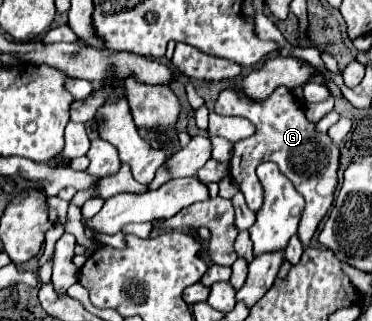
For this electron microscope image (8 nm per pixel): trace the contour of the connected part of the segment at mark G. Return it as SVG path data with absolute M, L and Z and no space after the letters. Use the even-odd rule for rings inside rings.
M279 86L273 90L271 96L265 100L251 100L241 90L227 88L219 94L219 100L215 102L215 112L219 116L243 116L255 124L255 134L251 138L245 138L235 144L233 156L231 156L231 176L237 180L239 190L243 192L247 206L257 212L263 206L263 186L257 180L255 168L261 162L275 162L285 178L289 178L297 192L305 198L305 210L299 222L299 240L303 246L309 246L311 238L317 232L319 222L327 214L333 194L337 188L337 170L339 170L339 152L337 146L329 140L327 134L315 134L315 124L311 124L301 104L291 96L291 90L285 86Z

